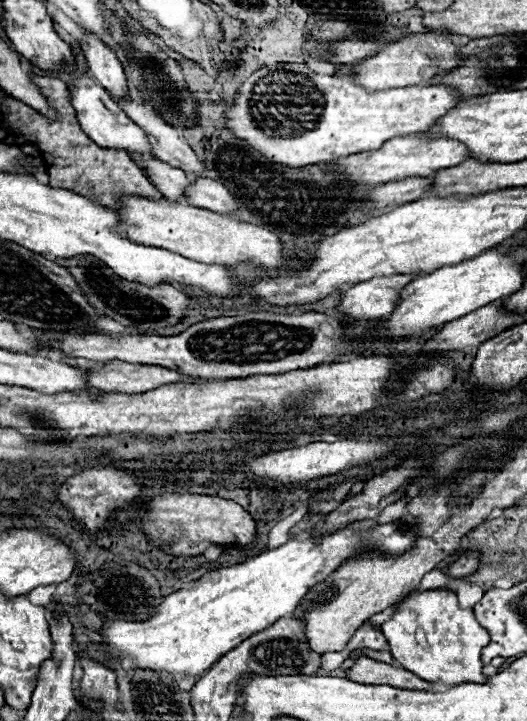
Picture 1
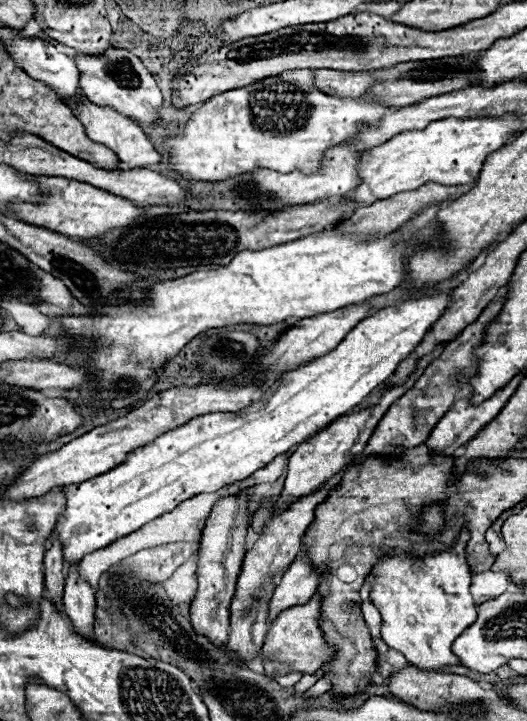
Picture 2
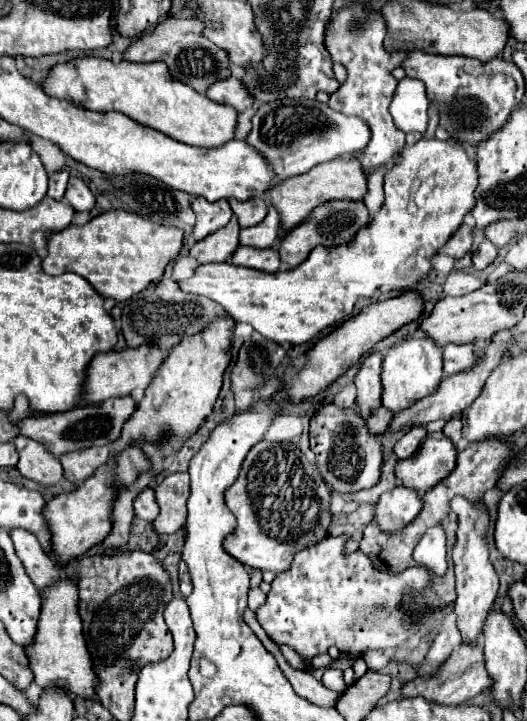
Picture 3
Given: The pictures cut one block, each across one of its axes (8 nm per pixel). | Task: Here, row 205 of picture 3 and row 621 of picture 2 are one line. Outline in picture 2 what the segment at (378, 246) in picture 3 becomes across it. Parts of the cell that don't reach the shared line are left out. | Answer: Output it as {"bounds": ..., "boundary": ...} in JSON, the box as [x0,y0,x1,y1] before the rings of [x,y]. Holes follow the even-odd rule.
{"bounds":[370,528,476,670],"boundary":[[[464,528],[456,538],[452,550],[446,550],[438,556],[426,556],[420,560],[412,560],[408,556],[386,556],[372,567],[374,582],[370,590],[370,600],[382,614],[382,640],[390,648],[400,650],[406,660],[418,670],[442,670],[444,666],[460,666],[458,656],[452,652],[452,644],[464,632],[464,628],[468,628],[468,624],[476,622],[476,606],[470,596],[472,574],[464,552],[468,536],[468,530]]]}

